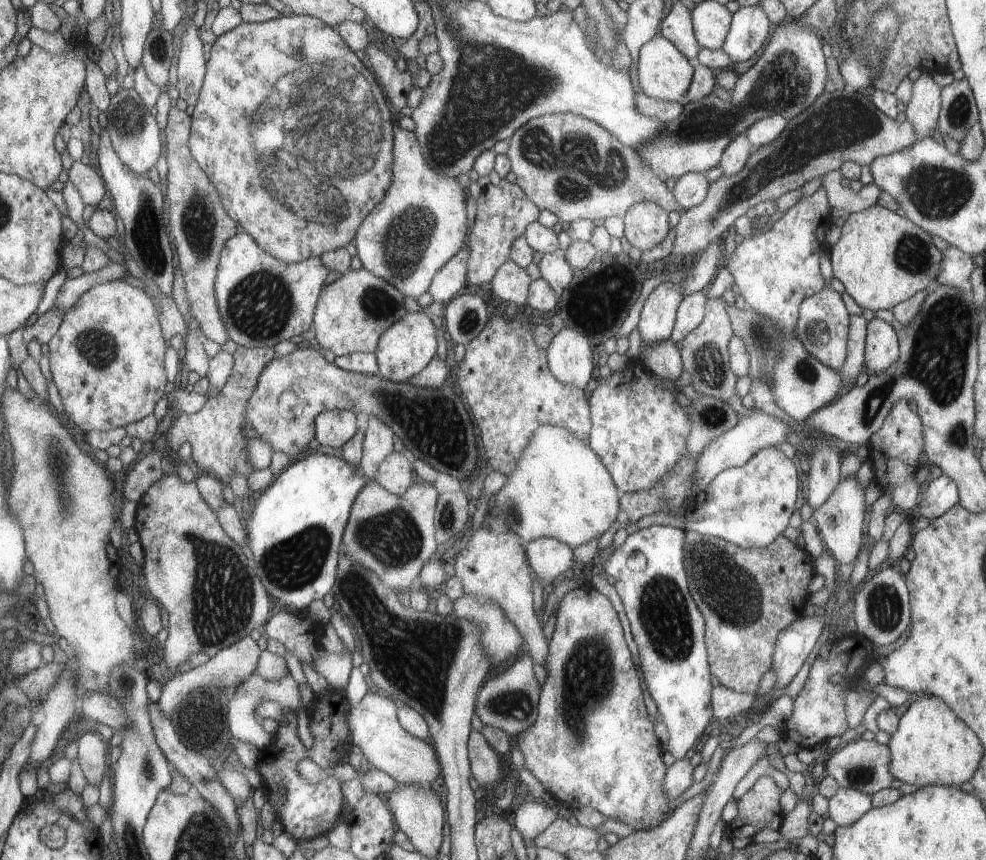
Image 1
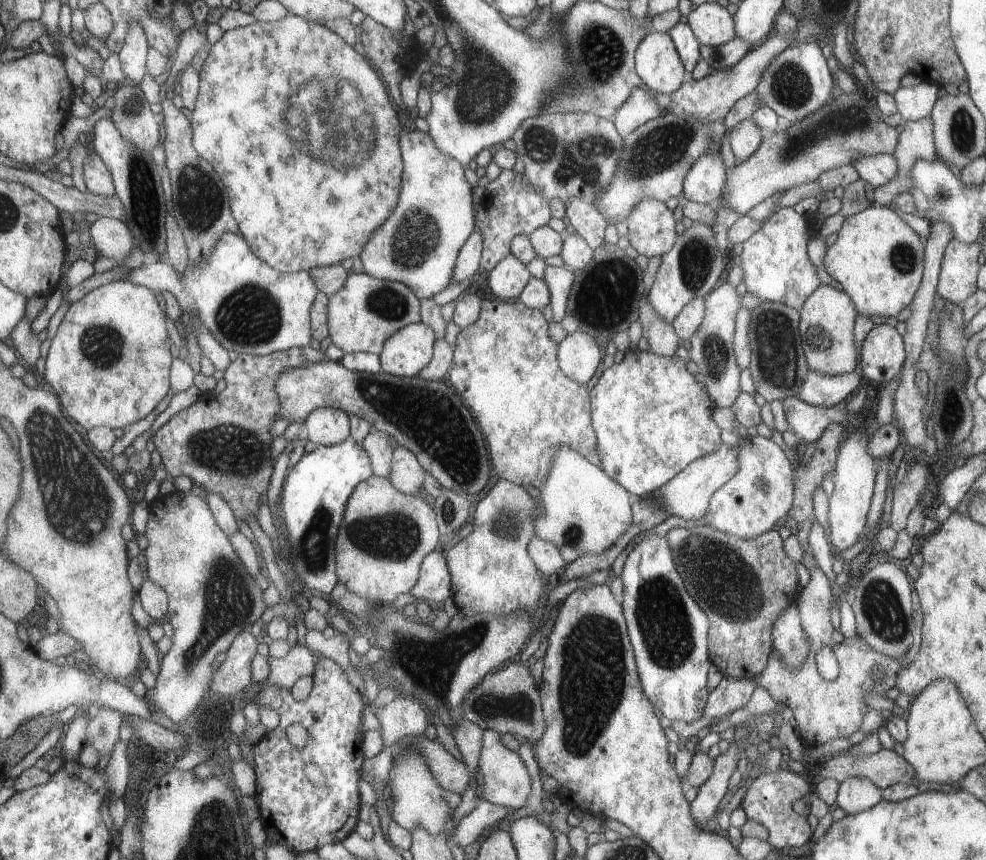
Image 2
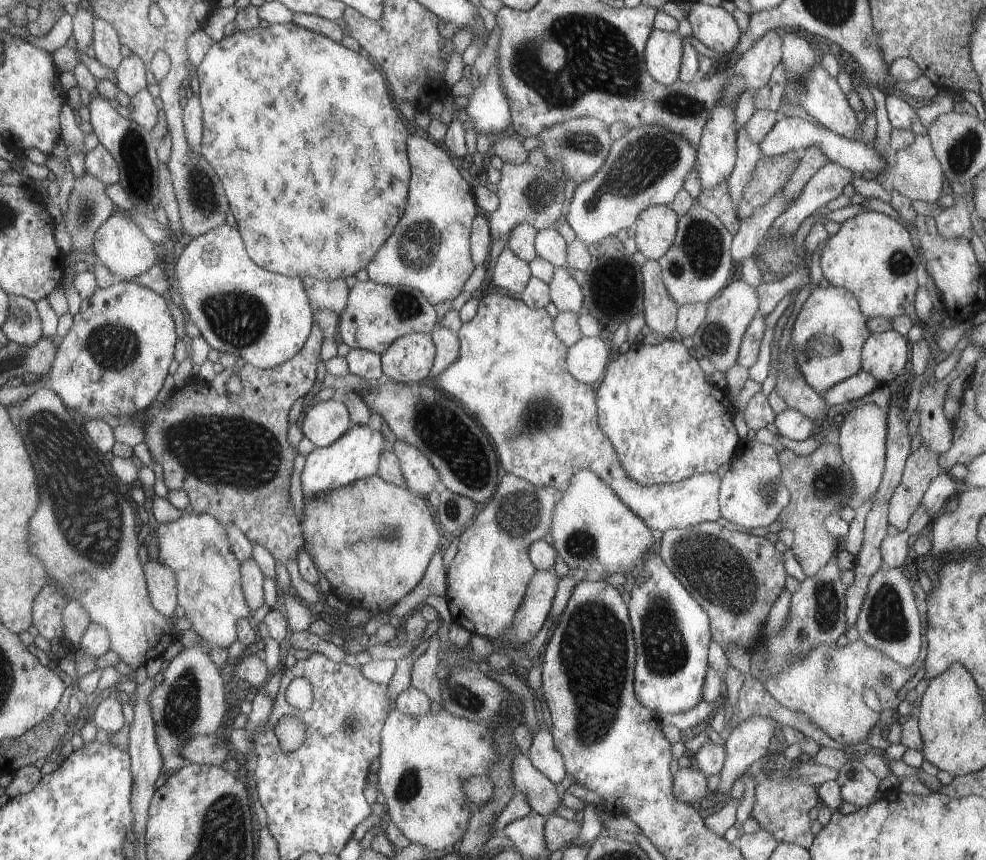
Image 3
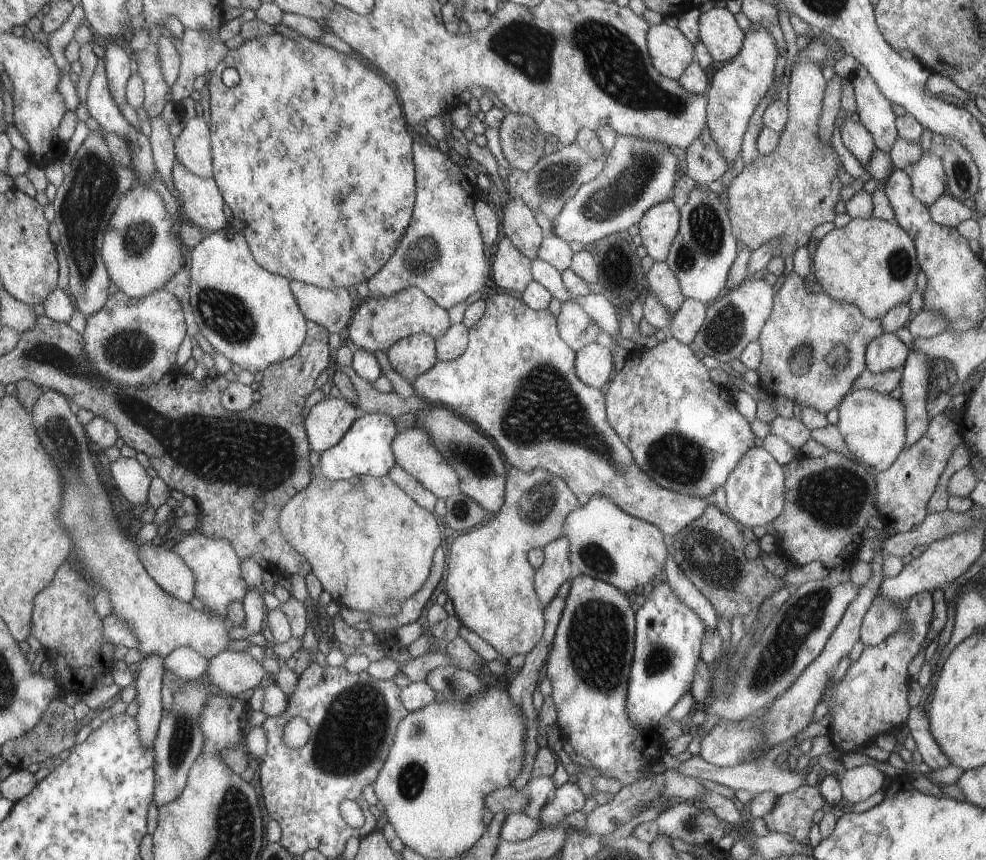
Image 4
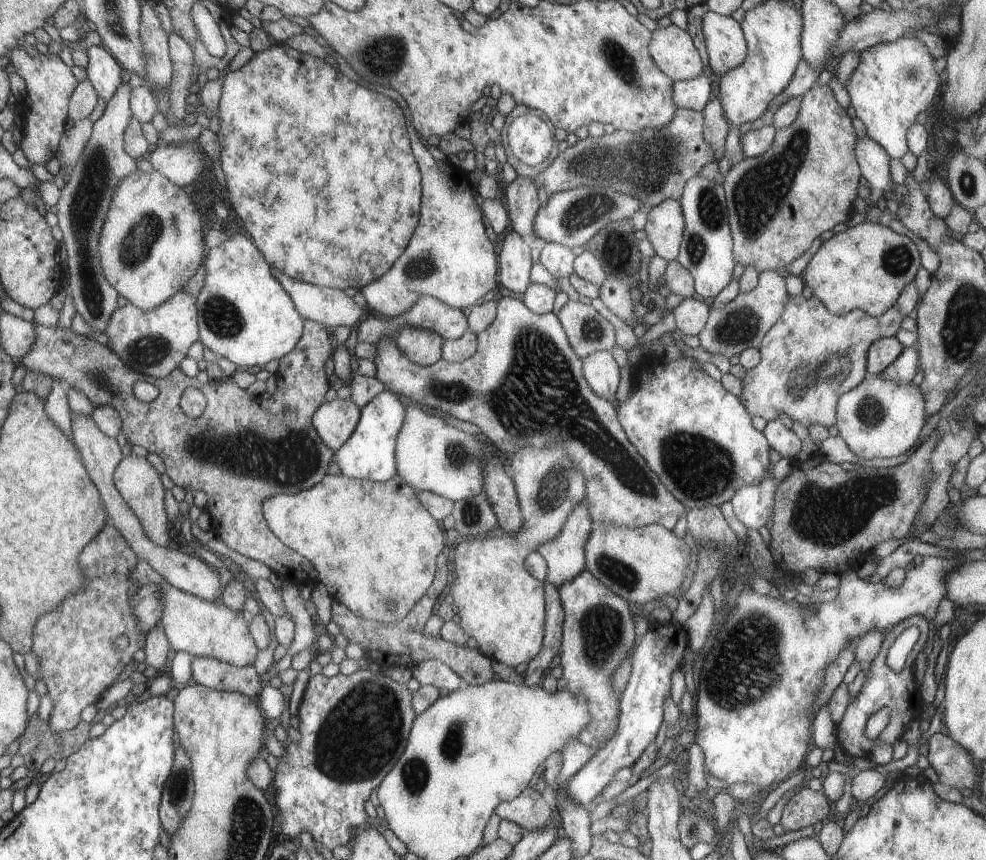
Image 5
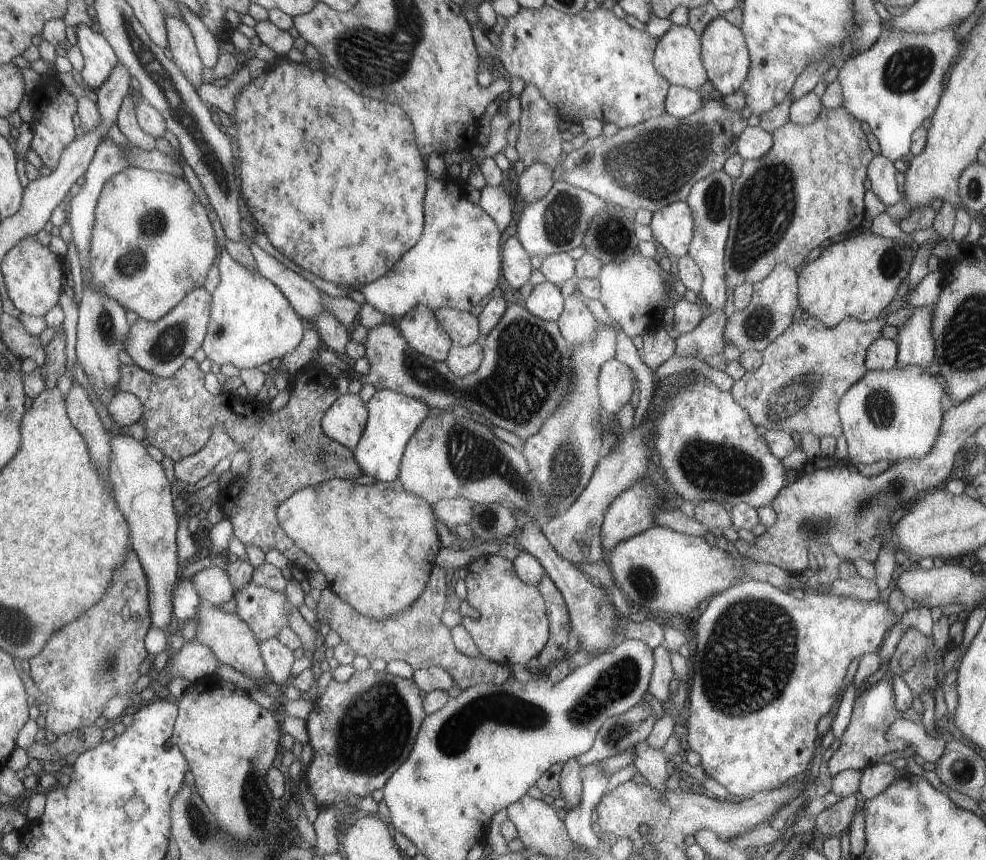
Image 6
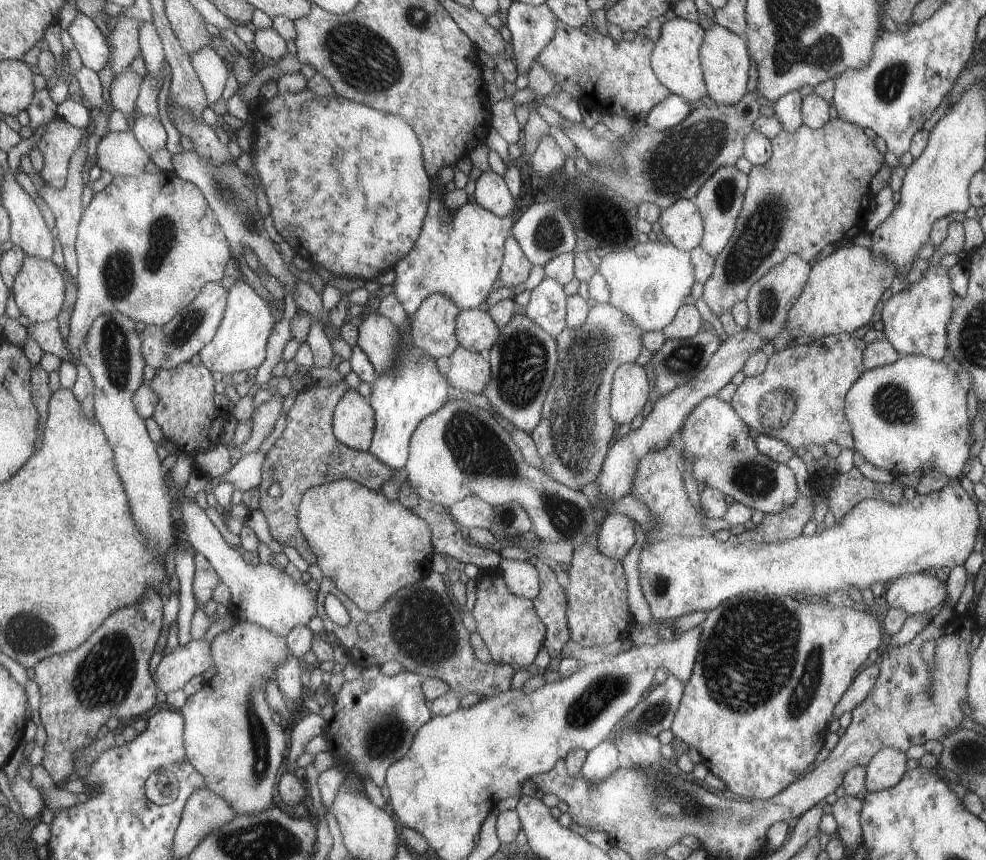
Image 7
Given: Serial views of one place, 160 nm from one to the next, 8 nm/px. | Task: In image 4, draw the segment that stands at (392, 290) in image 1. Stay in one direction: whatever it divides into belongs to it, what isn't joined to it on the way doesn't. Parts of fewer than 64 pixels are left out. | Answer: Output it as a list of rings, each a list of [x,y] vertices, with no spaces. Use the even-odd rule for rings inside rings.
[[[417,287],[403,289],[393,297],[371,297],[357,300],[347,327],[347,343],[352,348],[374,353],[386,351],[394,342],[415,333],[425,333],[434,339],[442,337],[451,326],[446,309]]]

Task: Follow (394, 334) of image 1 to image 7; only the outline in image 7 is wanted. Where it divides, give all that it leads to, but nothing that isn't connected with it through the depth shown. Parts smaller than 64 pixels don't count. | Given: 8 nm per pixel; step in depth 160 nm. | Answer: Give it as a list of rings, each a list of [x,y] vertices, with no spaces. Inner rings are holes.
[[[431,294],[410,316],[409,338],[431,358],[449,357],[458,347],[454,321],[460,312],[447,296]]]

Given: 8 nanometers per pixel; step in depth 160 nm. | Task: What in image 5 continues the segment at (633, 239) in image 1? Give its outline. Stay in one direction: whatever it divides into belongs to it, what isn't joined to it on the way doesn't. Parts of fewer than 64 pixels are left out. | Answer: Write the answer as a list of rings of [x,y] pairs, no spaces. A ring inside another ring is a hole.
[[[672,199],[651,207],[643,226],[645,239],[651,244],[654,255],[666,261],[674,261],[678,257],[684,229],[681,204]]]

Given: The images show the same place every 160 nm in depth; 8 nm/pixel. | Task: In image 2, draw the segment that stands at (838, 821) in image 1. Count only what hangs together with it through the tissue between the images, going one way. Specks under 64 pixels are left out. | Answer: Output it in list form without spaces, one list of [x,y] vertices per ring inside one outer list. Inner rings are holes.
[[[847,777],[838,783],[835,804],[845,815],[854,815],[870,809],[882,800],[882,791],[868,778]]]

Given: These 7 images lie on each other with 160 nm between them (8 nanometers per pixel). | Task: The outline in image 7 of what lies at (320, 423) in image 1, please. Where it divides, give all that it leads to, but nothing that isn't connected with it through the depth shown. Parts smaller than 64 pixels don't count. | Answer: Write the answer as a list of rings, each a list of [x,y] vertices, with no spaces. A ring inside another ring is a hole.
[[[347,388],[334,410],[331,428],[335,439],[348,448],[366,452],[374,434],[374,410],[356,389]]]

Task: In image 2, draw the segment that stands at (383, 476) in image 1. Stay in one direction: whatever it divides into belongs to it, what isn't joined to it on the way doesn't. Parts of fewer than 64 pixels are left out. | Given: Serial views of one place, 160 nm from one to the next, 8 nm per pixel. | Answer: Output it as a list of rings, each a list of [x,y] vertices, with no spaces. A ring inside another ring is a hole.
[[[397,445],[393,450],[390,462],[390,473],[387,478],[403,494],[415,494],[423,484],[422,465],[410,450]]]

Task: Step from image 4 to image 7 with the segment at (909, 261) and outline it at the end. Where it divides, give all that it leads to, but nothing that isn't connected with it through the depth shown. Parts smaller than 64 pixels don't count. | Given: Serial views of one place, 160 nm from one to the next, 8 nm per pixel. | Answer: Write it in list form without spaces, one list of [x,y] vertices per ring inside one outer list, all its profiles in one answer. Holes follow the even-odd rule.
[[[855,244],[837,248],[829,256],[817,259],[811,266],[806,285],[798,301],[791,306],[784,329],[791,335],[801,330],[807,336],[853,333],[870,322],[876,304],[888,295],[896,273],[895,264],[889,258],[875,256],[870,248]]]

